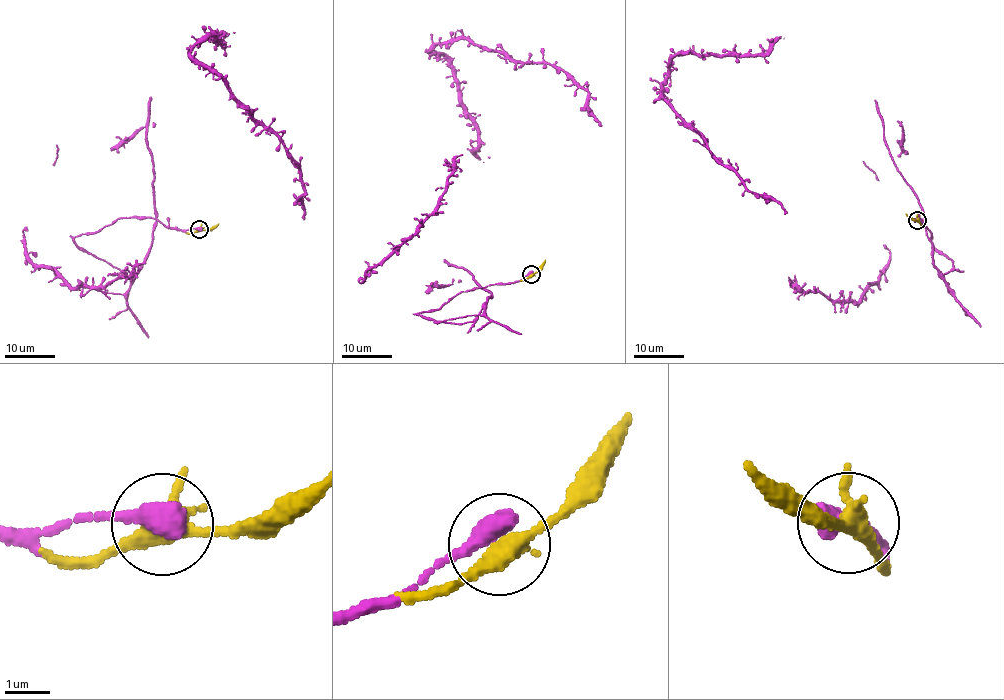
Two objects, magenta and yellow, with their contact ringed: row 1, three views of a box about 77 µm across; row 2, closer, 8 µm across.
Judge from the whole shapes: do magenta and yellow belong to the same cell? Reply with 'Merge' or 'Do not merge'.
Merge

